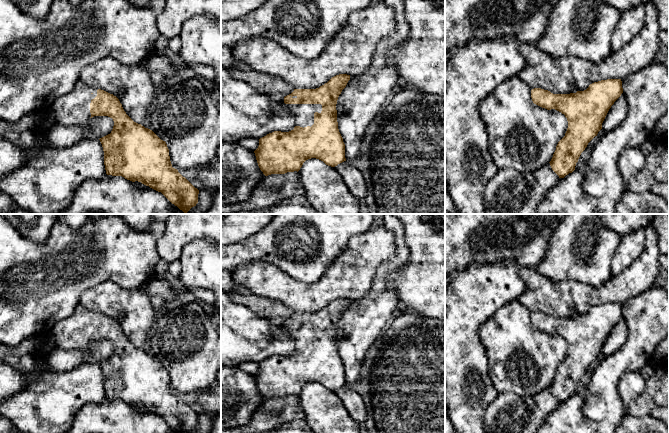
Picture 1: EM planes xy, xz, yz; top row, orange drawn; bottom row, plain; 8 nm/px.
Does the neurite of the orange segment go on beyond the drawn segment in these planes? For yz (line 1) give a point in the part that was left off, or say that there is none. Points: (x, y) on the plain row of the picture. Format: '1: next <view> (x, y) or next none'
1: next none

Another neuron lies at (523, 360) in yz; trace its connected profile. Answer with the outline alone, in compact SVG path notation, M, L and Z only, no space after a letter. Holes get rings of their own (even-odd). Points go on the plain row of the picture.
M517 300L501 307L478 329L489 362L489 377L498 393L515 393L521 397L539 394L548 388L558 366L565 360L568 345L564 338L533 327L532 312Z

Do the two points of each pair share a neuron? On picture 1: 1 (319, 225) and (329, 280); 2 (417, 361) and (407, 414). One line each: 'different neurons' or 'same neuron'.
1: different neurons
2: same neuron

